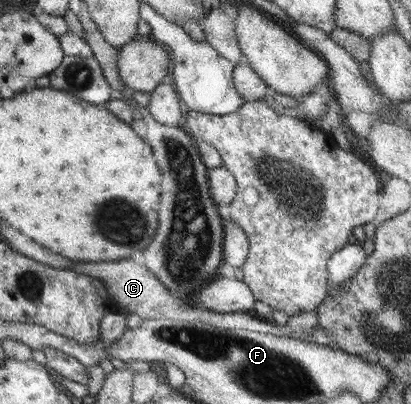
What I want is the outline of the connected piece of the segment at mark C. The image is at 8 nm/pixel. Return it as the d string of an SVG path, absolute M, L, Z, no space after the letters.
M131 258L107 262L78 261L74 264L73 270L76 273L88 275L92 279L99 279L108 290L109 297L120 309L124 309L130 314L136 314L144 320L168 318L176 321L200 321L219 328L245 329L248 331L276 334L277 336L290 335L292 337L292 334L294 334L294 337L298 339L304 339L306 334L310 334L314 330L314 327L318 326L318 310L294 315L289 317L286 325L276 326L270 320L260 320L257 316L252 317L244 312L216 313L208 309L198 308L195 305L184 306L170 289L166 289L166 285L160 283L160 279L150 269L135 263Z

